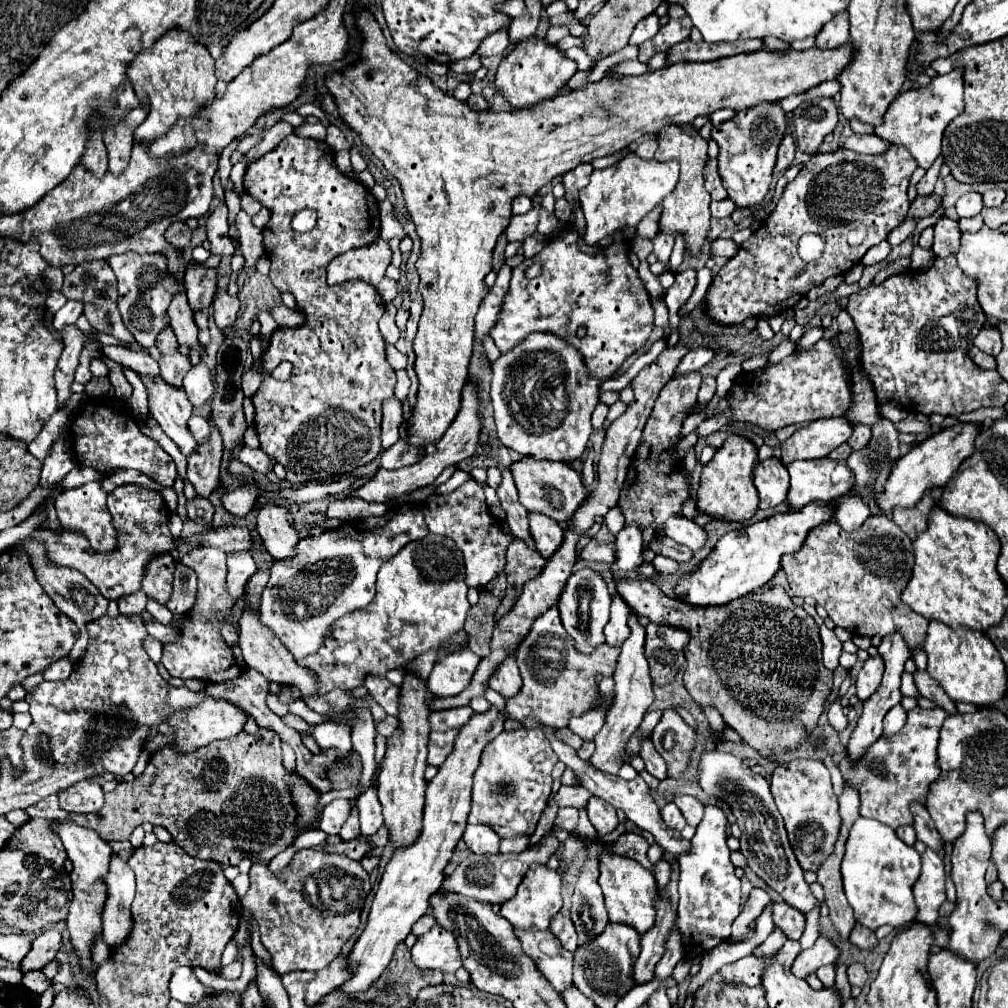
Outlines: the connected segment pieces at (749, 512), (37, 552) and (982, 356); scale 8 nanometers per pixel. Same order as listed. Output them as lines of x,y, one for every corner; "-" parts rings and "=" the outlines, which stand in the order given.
732,434
724,442
724,446
714,454
714,458
702,468
702,478
696,494
698,512
724,522
748,522
758,510
758,492
752,482
752,472
756,464
756,446
744,436
=
24,540
24,550
30,554
32,558
32,566
36,570
36,578
40,580
40,584
44,586
46,594
54,600
54,604
60,608
60,612
64,612
78,628
80,628
80,636
76,640
76,644
72,646
72,652
70,652
70,658
74,662
78,662
84,652
86,652
86,644
88,644
88,634
86,634
86,624
100,618
102,614
106,614
106,608
108,608
108,600
104,596
100,596
100,592
90,584
90,580
84,578
84,574
80,574
78,570
72,570
72,568
54,568
48,560
46,560
46,554
44,554
44,544
36,542
36,540
=
970,348
968,356
972,358
972,362
976,362
980,368
996,368
996,360
992,356
988,356
986,352
980,352
978,348

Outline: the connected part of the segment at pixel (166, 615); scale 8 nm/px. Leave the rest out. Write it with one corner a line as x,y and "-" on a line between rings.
148,596
148,608
146,608
146,612
152,614
158,622
172,622
172,612
168,612
160,602
152,600
150,596

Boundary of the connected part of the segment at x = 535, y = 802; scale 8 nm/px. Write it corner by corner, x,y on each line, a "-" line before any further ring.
514,728
498,734
482,752
480,766
474,774
472,812
468,824
486,824
500,838
532,836
542,808
548,804
552,790
552,768
558,762
550,742
540,730

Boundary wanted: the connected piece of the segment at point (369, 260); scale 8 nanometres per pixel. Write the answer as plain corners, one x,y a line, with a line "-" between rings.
378,238
372,246
348,250
346,254
336,256
328,264
328,284
342,284
346,280
360,278
372,286
378,286
390,262
392,254
388,242

